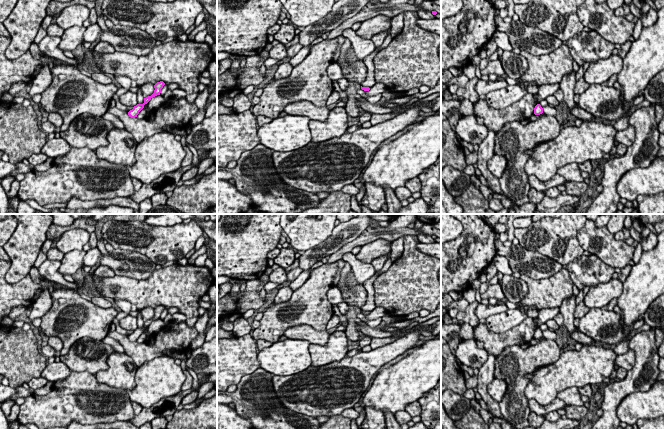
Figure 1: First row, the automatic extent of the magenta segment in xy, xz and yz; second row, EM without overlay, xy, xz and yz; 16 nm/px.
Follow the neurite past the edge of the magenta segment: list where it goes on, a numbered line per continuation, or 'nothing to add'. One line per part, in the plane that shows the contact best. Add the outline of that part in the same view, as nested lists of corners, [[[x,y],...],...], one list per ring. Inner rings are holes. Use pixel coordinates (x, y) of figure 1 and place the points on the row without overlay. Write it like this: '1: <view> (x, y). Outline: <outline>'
nothing to add

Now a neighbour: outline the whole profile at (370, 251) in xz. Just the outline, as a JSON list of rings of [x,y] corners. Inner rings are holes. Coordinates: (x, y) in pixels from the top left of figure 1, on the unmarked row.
[[[377,239],[373,242],[361,246],[360,252],[356,255],[356,259],[371,263],[375,258],[390,254],[392,241],[386,239]]]

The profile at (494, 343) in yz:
[[[527,317],[520,324],[505,333],[494,333],[486,324],[479,323],[473,328],[474,339],[484,343],[484,349],[494,357],[499,356],[506,347],[530,344],[534,337],[534,318]]]

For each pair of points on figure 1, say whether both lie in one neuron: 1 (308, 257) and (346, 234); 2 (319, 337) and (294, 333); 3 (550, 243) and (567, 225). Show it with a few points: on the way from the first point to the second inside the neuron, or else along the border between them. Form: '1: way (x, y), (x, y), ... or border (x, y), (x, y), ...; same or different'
1: way (317, 253), (329, 247), (337, 240); same
2: way (313, 336), (309, 333), (300, 333); same
3: way (554, 238), (562, 230); same

